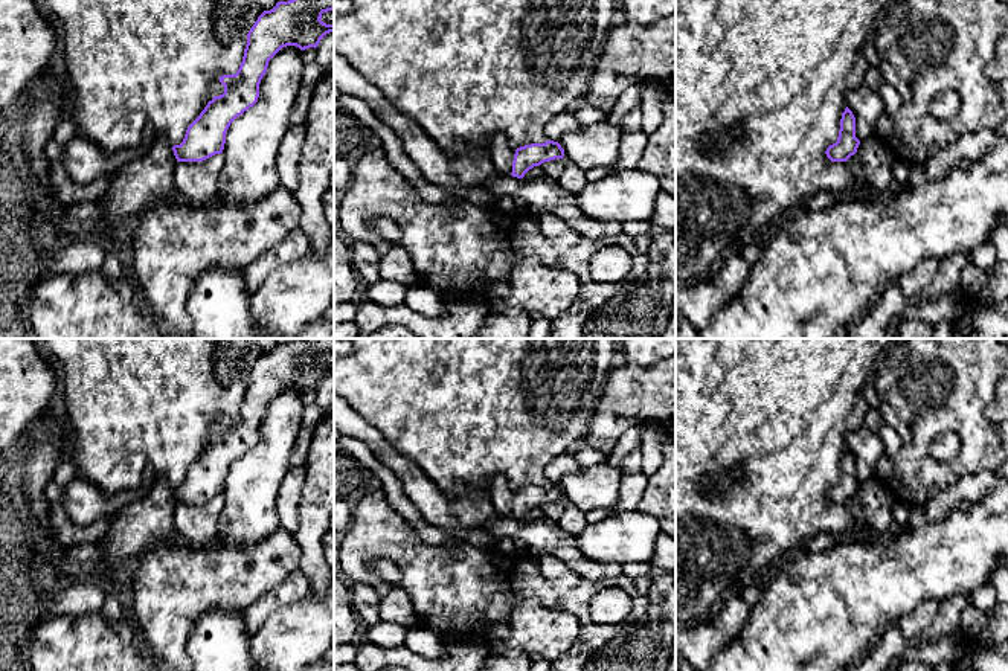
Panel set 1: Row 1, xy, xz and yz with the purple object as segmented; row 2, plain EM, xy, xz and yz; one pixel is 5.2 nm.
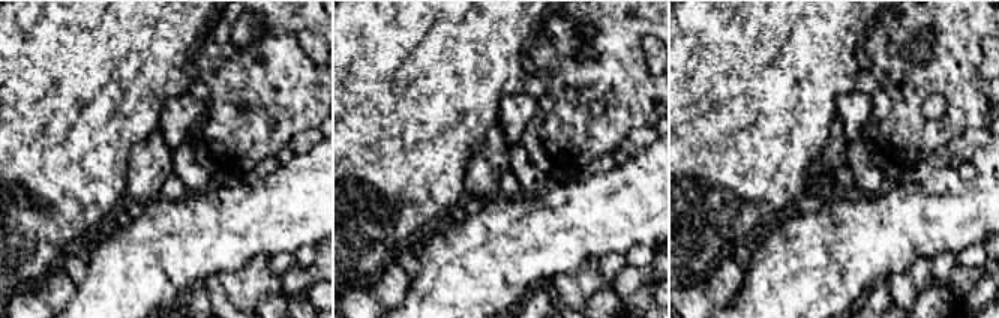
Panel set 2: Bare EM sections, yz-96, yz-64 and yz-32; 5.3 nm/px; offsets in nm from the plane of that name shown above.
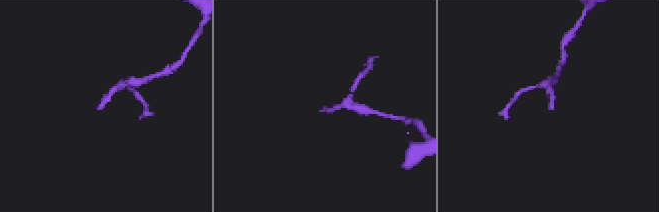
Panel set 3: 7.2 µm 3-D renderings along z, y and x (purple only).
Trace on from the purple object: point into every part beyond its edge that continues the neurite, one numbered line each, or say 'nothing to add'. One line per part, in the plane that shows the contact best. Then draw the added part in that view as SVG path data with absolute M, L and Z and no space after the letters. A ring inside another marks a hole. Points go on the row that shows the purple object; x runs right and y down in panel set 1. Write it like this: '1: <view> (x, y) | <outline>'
1: xz (499, 150) | M496 134L491 137L483 146L483 151L488 154L491 163L494 165L494 171L503 175L511 175L515 148L503 134Z

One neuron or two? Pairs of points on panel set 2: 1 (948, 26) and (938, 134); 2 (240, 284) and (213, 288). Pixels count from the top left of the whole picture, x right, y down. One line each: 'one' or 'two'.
1: one
2: two

